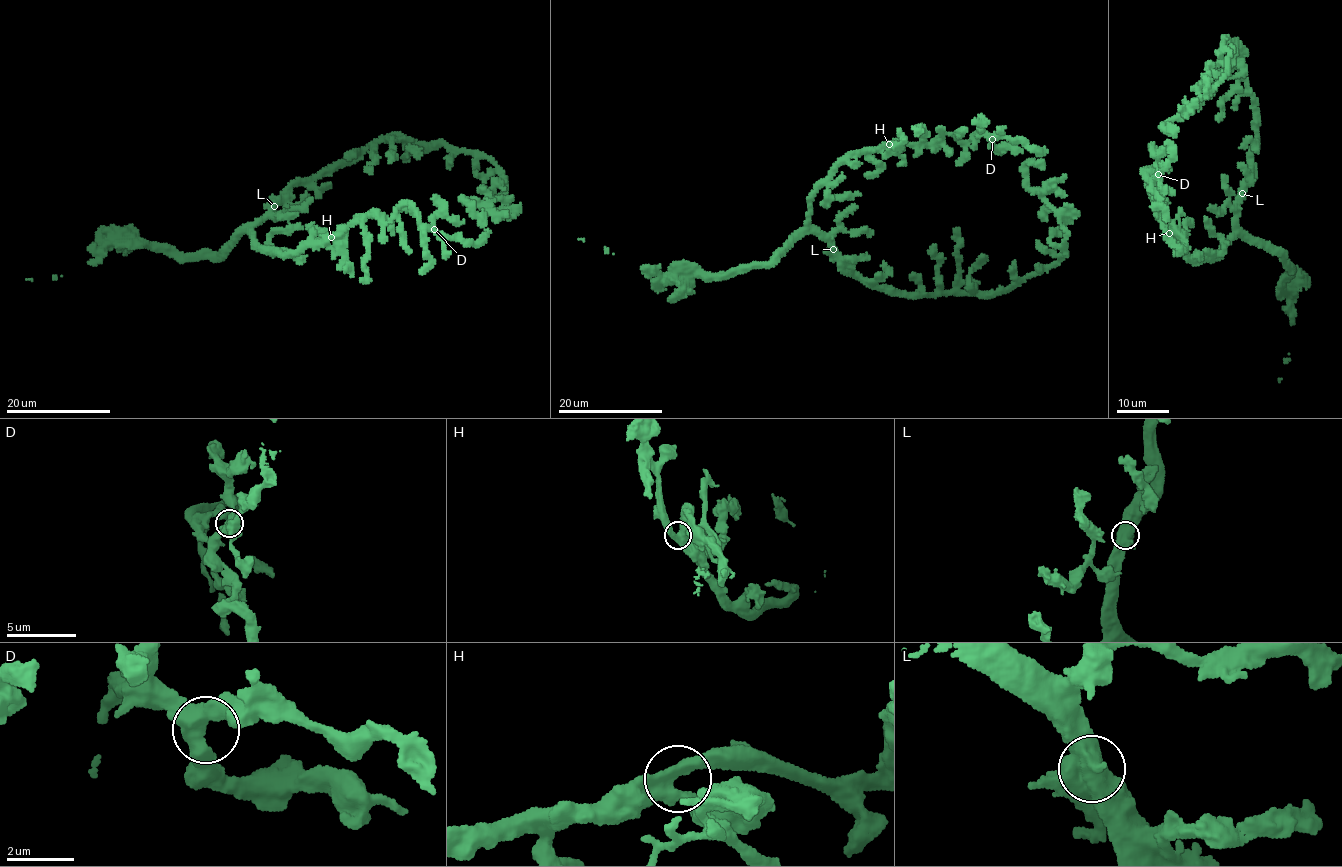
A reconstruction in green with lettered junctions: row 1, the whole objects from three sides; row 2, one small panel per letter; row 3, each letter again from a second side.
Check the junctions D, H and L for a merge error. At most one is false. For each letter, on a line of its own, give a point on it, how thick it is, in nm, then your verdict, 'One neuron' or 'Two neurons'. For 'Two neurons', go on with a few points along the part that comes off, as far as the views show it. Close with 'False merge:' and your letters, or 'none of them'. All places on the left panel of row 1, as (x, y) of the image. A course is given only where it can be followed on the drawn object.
D: Place: (434, 229). Thickness 480 nm. One neuron
H: Place: (331, 237). Thickness 460 nm. One neuron
L: Place: (274, 206). Thickness 650 nm. One neuron
False merge: none of them

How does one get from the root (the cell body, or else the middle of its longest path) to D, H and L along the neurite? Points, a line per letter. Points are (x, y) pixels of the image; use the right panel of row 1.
D: (1252, 164), (1232, 239), (1221, 254), (1193, 261), (1168, 232), (1149, 193), (1146, 171), (1147, 179), (1158, 174)
H: (1252, 164), (1253, 179), (1241, 200), (1232, 239), (1221, 254), (1193, 261), (1179, 246), (1178, 239), (1169, 233)
L: (1252, 164), (1253, 178), (1242, 193)

